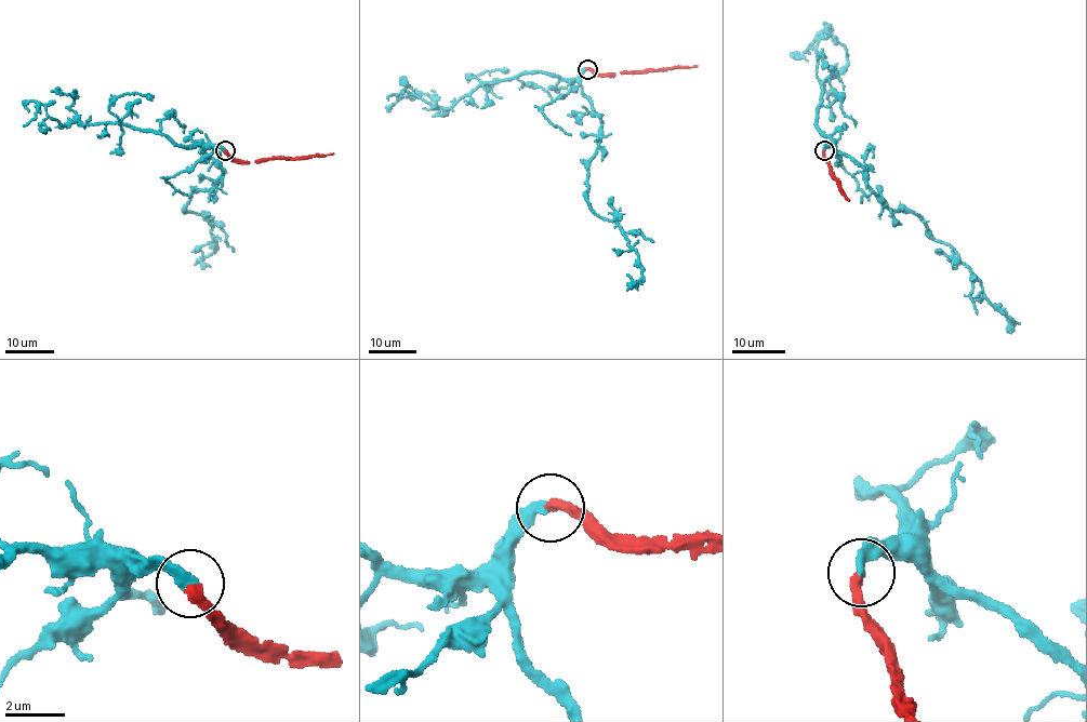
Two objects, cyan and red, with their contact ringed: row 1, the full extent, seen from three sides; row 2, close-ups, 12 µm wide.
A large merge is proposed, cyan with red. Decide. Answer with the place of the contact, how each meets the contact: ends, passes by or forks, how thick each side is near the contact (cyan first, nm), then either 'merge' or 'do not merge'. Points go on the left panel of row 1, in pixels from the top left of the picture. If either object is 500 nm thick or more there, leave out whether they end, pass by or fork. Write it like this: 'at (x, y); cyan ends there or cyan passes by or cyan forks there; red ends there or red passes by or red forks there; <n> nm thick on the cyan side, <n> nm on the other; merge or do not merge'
at (225, 150); cyan ends there; red ends there; 320 nm thick on the cyan side, 320 nm on the other; merge

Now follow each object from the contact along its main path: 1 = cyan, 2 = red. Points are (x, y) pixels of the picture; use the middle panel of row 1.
1: (586, 69), (581, 88), (602, 133), (588, 166), (587, 202), (635, 252), (641, 277), (633, 282), (626, 273)
2: (586, 69), (600, 74), (697, 65)

